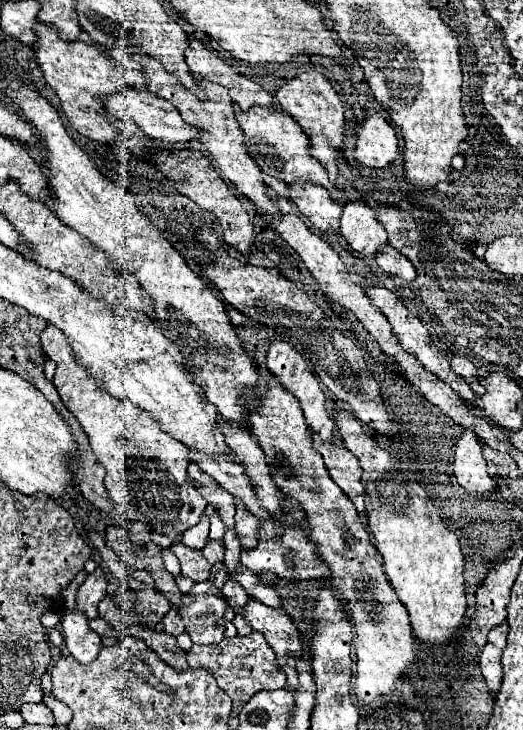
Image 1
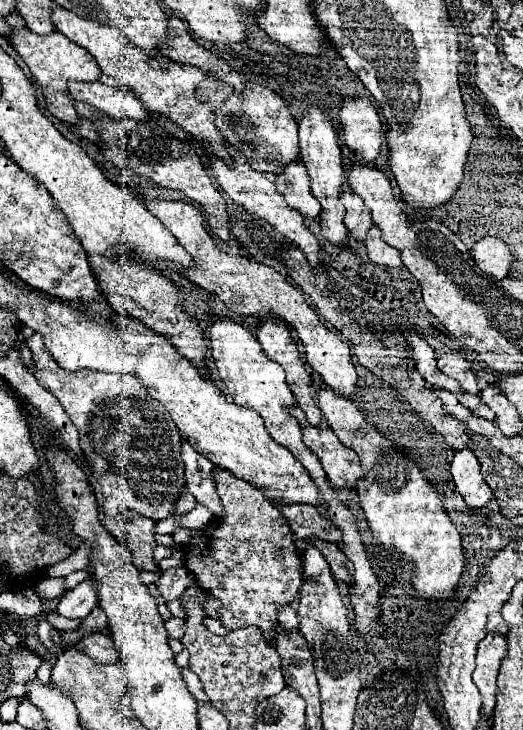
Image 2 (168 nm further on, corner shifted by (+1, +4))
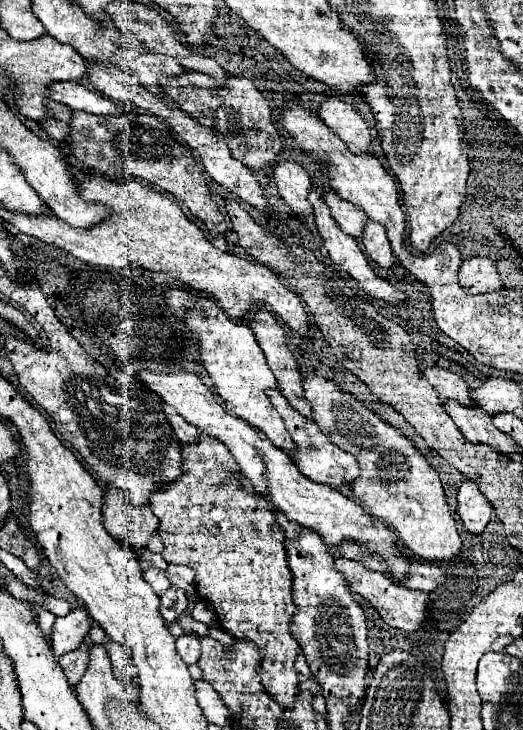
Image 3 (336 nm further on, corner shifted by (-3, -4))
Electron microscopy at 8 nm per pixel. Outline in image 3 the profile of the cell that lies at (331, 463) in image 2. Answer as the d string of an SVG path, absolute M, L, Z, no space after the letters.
M271 390L267 396L269 396L271 404L275 406L275 410L281 414L281 418L285 420L285 428L287 428L287 432L291 434L291 438L297 444L297 452L295 452L293 460L295 460L297 468L309 480L319 482L319 484L327 484L331 488L341 488L341 486L349 486L361 474L361 468L359 468L355 456L351 456L349 452L341 450L339 446L335 446L333 442L329 442L329 438L317 428L317 424L313 420L301 416L299 412L295 412L295 408L291 408L291 404L287 402L287 398L283 398L279 390Z

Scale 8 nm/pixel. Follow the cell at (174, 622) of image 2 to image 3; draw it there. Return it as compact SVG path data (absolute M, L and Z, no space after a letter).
M193 634L179 636L177 638L177 652L179 652L179 656L183 658L185 664L195 664L199 660L199 652L201 652L199 638L193 636Z

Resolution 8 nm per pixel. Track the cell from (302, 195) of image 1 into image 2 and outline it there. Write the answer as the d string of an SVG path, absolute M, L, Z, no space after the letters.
M291 162L281 174L277 174L275 184L277 184L279 194L283 194L285 202L291 208L301 212L303 216L313 216L313 218L319 216L321 206L311 194L309 174L301 162Z

